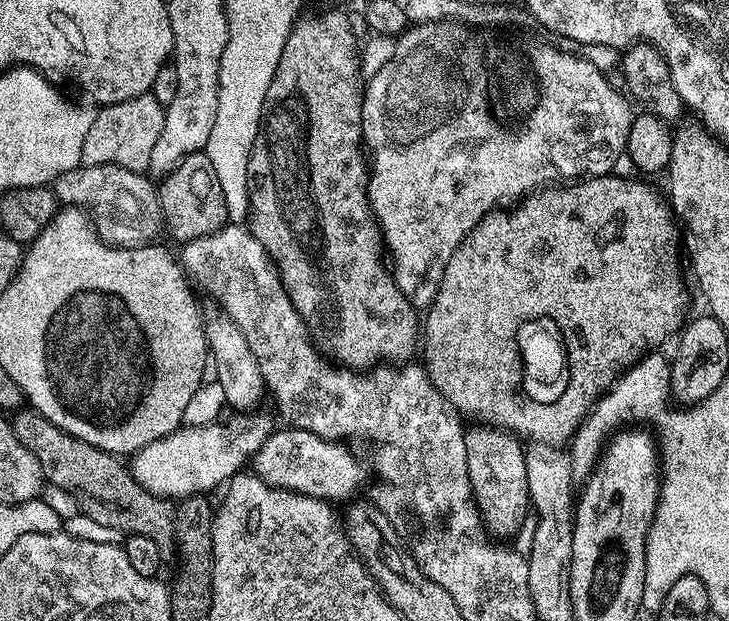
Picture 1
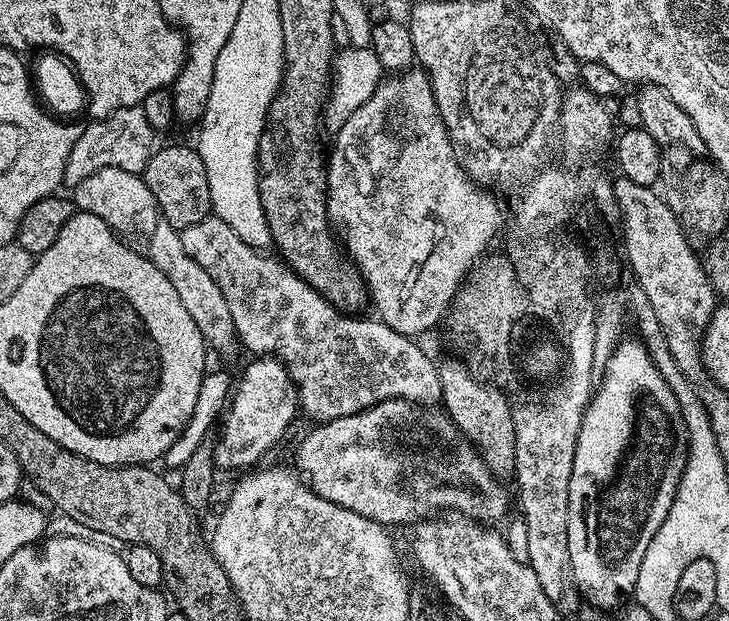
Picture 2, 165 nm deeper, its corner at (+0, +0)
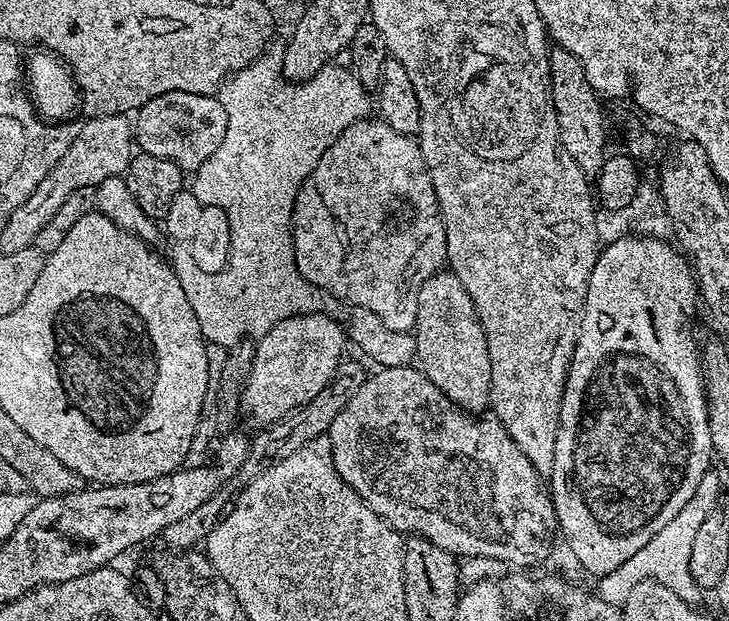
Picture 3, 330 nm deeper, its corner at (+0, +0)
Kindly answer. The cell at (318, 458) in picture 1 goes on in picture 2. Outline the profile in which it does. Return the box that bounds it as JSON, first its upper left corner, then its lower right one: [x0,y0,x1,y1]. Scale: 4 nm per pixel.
[294,400,508,526]

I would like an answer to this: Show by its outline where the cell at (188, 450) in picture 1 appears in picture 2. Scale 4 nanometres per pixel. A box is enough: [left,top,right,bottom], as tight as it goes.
[216,355,298,470]

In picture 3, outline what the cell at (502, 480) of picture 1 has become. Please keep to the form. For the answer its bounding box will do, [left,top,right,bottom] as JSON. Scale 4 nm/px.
[414,270,492,413]

